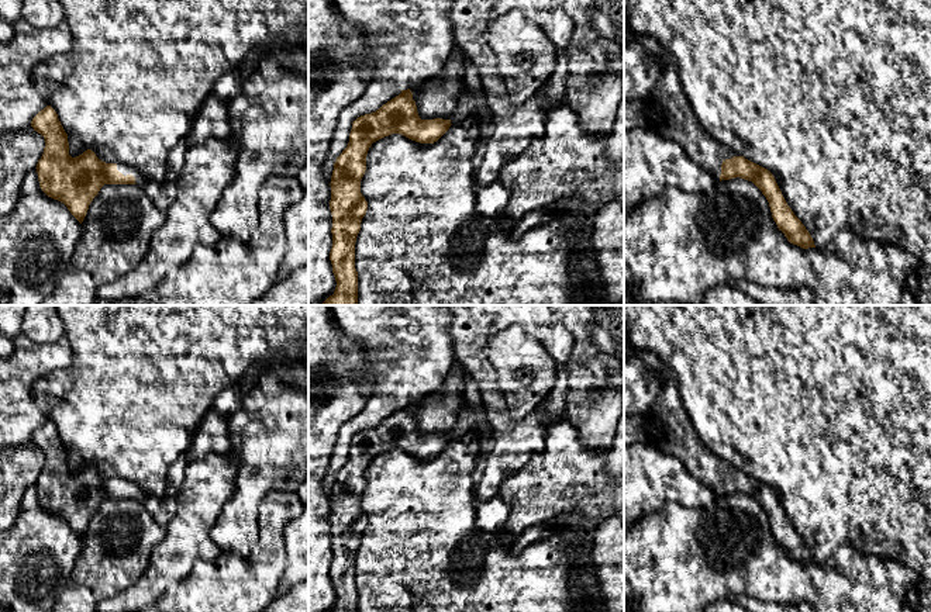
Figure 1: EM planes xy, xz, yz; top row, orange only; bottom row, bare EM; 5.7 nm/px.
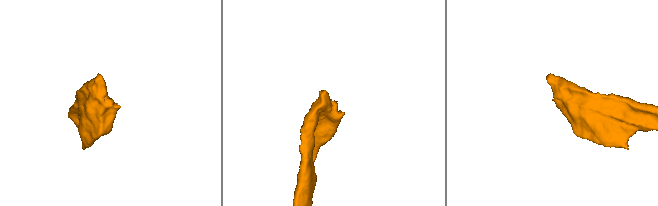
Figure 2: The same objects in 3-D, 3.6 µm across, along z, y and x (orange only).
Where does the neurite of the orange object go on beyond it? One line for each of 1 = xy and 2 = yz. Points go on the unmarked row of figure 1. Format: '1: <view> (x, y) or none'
1: xy (140, 495)
2: none

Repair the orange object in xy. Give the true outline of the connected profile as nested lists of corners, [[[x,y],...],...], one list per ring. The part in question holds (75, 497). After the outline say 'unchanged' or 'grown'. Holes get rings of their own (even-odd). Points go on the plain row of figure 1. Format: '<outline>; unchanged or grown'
[[[51,421],[32,433],[31,442],[45,454],[44,468],[35,483],[41,505],[63,518],[80,539],[104,499],[144,502],[149,498],[137,484],[124,478],[106,478],[92,464],[72,473],[68,449]]]; grown

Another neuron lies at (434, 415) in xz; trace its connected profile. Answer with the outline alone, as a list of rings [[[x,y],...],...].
[[[458,360],[454,362],[449,373],[432,398],[411,402],[413,415],[421,435],[442,433],[449,431],[459,421],[461,400],[465,394],[463,370]]]

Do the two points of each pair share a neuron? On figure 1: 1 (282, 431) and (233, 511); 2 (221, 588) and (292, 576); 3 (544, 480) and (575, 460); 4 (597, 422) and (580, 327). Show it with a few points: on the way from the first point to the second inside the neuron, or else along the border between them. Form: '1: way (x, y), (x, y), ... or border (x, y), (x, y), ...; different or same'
1: way (278, 450), (255, 479), (250, 491); same
2: border (285, 545), (286, 567), (275, 594); different
3: way (551, 474), (562, 463), (568, 463); same
4: way (592, 398), (583, 390), (586, 365), (583, 351); same

